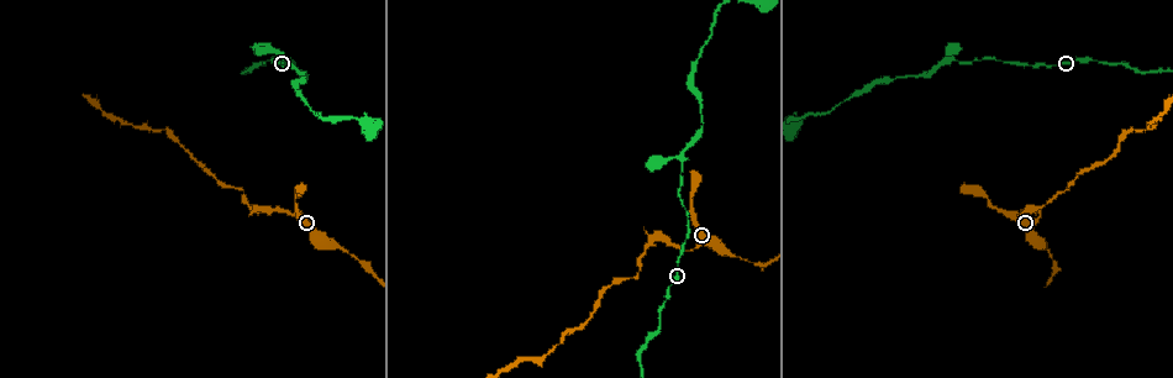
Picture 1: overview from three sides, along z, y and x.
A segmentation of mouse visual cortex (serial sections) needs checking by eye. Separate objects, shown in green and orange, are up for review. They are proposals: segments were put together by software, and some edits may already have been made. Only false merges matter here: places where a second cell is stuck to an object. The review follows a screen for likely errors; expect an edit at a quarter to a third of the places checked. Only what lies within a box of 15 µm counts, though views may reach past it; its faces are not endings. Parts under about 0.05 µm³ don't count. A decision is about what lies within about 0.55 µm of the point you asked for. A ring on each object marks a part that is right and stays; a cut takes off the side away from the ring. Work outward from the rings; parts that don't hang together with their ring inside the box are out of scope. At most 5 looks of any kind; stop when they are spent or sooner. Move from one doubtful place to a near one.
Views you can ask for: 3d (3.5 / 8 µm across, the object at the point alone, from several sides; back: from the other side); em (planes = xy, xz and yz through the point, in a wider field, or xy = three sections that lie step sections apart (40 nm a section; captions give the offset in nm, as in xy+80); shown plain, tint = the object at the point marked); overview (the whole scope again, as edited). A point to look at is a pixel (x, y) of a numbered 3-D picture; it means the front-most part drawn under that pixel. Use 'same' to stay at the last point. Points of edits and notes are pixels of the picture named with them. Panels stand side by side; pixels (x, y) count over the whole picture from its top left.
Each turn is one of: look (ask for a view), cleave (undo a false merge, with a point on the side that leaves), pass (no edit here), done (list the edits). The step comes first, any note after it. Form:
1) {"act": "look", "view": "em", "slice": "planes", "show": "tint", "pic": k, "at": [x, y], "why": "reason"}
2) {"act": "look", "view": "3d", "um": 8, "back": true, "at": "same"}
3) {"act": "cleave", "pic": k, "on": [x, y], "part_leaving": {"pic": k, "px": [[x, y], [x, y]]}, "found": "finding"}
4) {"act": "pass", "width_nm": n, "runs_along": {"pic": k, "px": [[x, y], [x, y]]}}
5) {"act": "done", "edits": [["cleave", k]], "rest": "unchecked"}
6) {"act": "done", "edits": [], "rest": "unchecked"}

{"act": "look", "view": "3d", "um": 3.5, "pic": 1, "at": [1024, 211], "why": "sharp bend"}

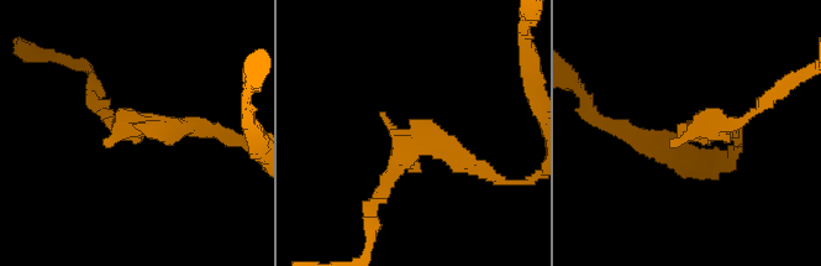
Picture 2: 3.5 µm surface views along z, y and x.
{"act": "look", "view": "em", "slice": "xy", "step": 3, "show": "tint", "pic": 2, "at": [697, 125], "why": "need the tissue"}

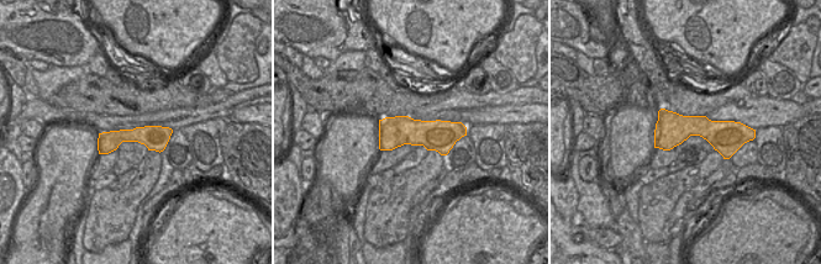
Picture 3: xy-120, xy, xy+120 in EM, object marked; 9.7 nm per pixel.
{"act": "pass", "found": "continuous, no second cell"}

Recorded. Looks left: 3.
{"act": "look", "view": "3d", "um": 3.5, "pic": 1, "at": [685, 159], "why": "a fork"}

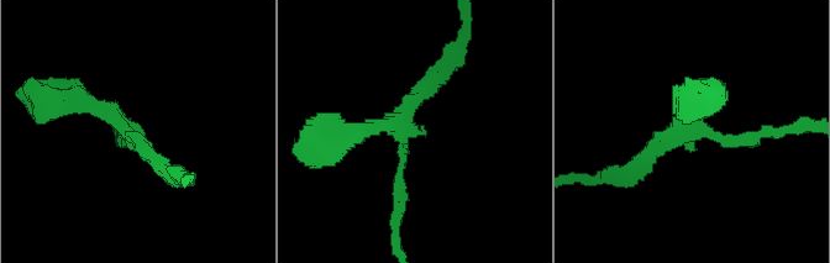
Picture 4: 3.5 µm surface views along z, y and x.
{"act": "look", "view": "em", "slice": "xy", "step": 3, "show": "tint", "pic": 4, "at": [694, 132], "arms": 3, "arm_widths_nm": [200, 200, 200]}

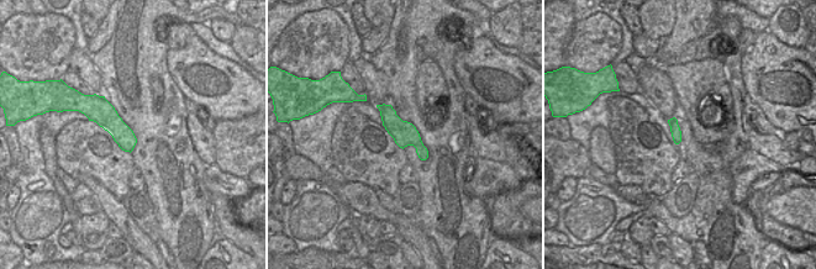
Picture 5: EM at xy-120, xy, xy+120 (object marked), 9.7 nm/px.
{"act": "pass", "found": "all the same cell"}

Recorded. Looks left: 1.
{"act": "done", "edits": [], "rest": "unchecked"}

